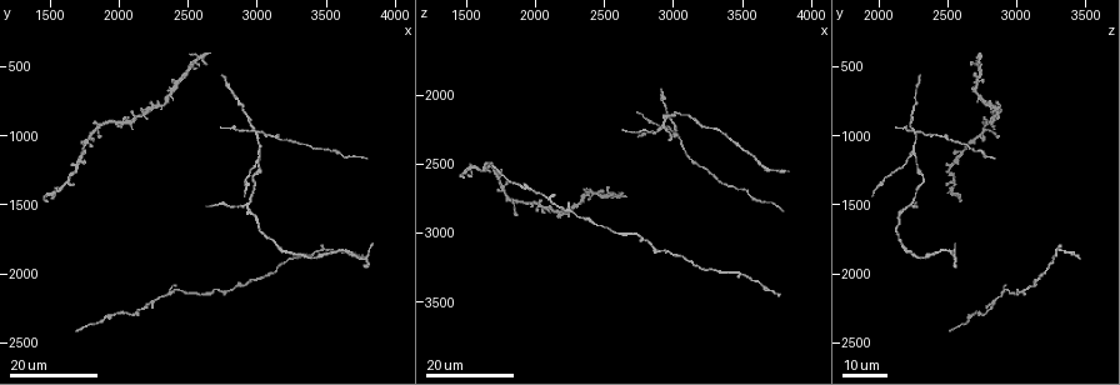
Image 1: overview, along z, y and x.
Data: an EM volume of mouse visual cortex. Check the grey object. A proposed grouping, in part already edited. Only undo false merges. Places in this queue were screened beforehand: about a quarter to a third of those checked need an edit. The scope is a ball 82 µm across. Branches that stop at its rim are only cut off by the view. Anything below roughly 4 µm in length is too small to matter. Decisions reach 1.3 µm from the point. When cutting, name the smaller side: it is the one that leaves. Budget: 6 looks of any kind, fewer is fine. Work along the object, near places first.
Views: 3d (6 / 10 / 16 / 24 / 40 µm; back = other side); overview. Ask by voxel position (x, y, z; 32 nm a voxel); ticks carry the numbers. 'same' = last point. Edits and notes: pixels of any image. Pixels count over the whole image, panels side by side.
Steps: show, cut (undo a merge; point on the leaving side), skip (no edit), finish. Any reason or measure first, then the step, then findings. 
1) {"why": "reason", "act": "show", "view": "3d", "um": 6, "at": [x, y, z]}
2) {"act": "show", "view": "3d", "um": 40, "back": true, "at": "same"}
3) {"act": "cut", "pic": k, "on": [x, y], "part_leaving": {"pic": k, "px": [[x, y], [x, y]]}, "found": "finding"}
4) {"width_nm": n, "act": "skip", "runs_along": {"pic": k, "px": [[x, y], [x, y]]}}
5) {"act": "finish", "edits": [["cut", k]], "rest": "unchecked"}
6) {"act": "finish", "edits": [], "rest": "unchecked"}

{"why": "side arm on a straight run", "act": "show", "view": "3d", "um": 16, "at": [2940, 1500, 2240]}

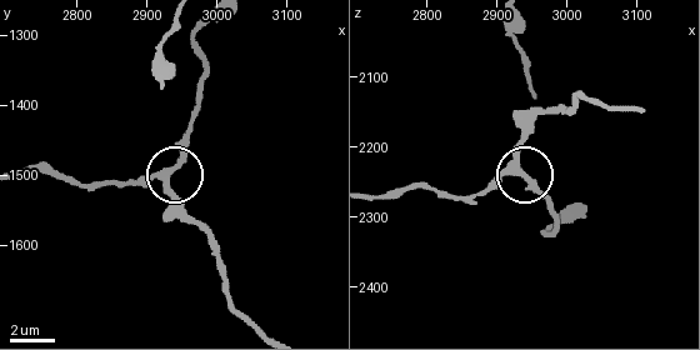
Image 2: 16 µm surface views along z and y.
{"act": "show", "view": "3d", "um": 6, "at": [2935, 1495, 2240]}

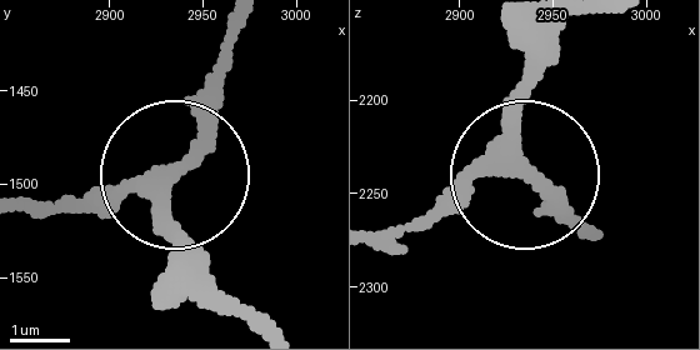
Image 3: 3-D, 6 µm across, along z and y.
{"width_nm": 240, "act": "skip", "found": "all the same cell"}

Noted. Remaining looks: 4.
{"why": "thick turns thin", "act": "show", "view": "3d", "um": 24, "at": [2960, 1300, 2320]}

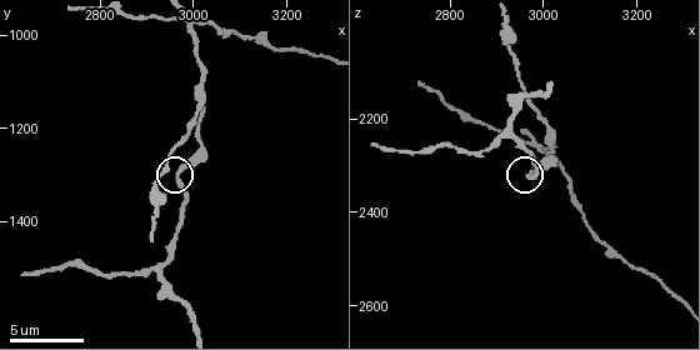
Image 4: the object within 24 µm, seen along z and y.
{"act": "show", "view": "3d", "um": 10, "at": [2980, 1290, 2320]}

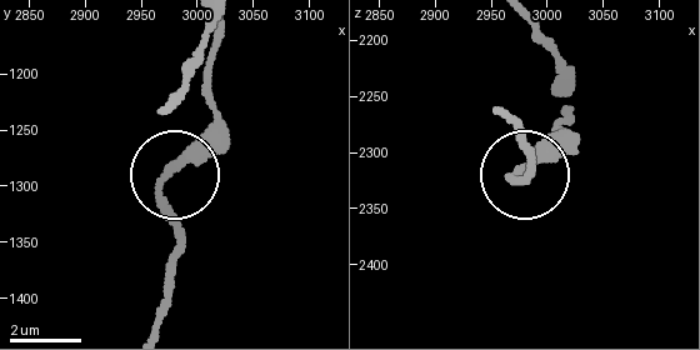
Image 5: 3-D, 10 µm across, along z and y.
{"act": "skip", "found": "all the same cell"}

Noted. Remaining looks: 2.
{"why": "small branch off a trunk", "act": "show", "view": "3d", "um": 6, "at": [3015, 1120, 2235]}

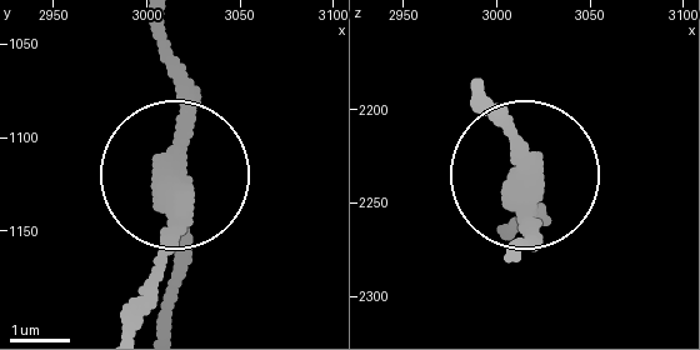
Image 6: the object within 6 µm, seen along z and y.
{"arms": 3, "act": "cut", "pic": 6, "on": [161, 238], "part_leaving": {"pic": 6, "px": [[173, 180], [143, 324]]}, "found": "two cells meet here"}

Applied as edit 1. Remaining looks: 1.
{"act": "finish", "edits": [["cut", 6]], "rest": "unchecked"}

